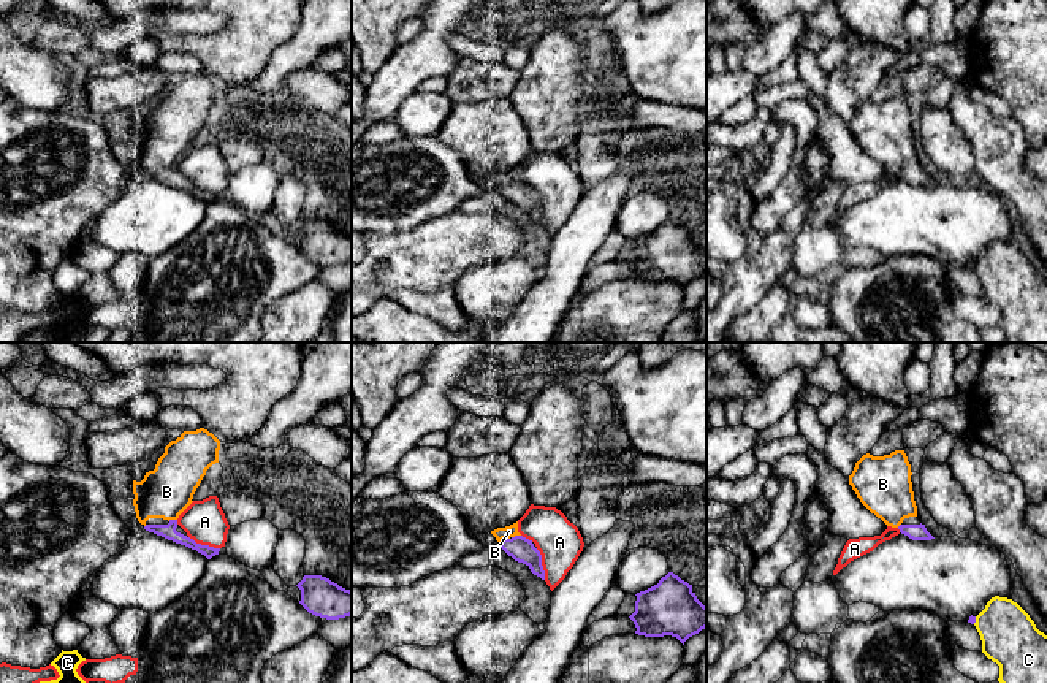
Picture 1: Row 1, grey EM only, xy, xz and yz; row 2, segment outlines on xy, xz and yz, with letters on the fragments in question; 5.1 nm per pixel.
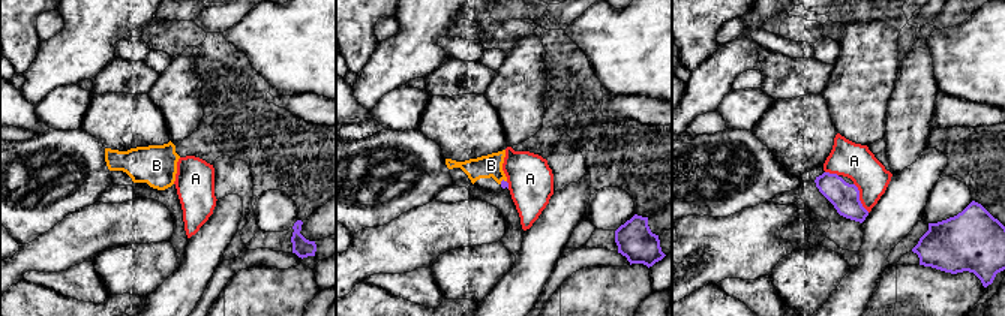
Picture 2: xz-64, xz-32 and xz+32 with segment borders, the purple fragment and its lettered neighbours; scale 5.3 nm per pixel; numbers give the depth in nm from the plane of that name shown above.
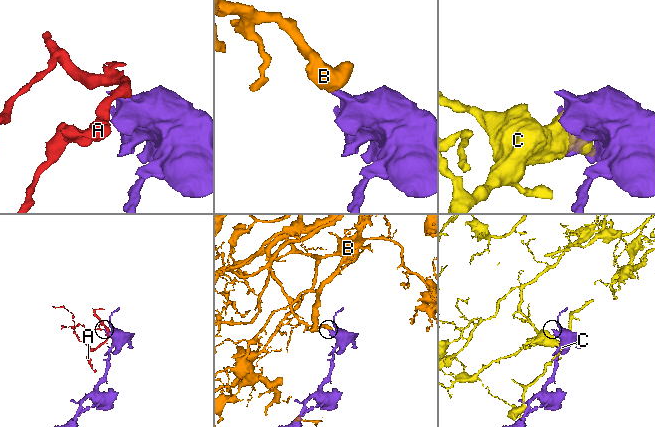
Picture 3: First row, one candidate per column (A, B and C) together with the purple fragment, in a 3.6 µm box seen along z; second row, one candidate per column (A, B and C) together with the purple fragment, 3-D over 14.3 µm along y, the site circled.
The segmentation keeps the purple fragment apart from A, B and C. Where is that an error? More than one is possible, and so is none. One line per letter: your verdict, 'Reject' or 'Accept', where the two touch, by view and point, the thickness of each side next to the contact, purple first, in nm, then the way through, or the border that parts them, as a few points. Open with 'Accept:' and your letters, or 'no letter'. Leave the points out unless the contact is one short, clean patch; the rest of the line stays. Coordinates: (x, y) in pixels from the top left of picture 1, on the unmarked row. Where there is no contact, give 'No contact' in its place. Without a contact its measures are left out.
Accept: B
A: Reject. Touches purple at xy (205, 190). Thickness 80 nm (purple) against 220 nm. Boundary: xy (189, 181), (197, 187), (219, 194)
B: Accept. Touches purple at xz (504, 184). Thickness 120 nm (purple) against 60 nm. Path across: xz (520, 194), (512, 192), (504, 184), (509, 176)
C: Reject. Touches purple at yz (974, 265). Thickness 40 nm (purple) against 280 nm

